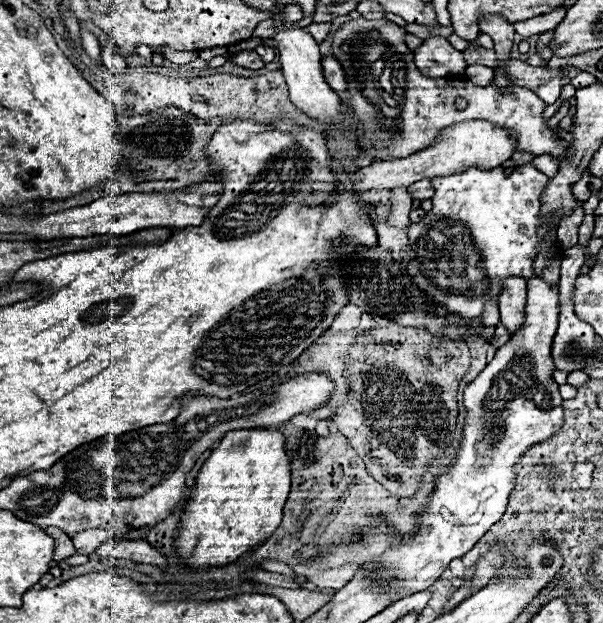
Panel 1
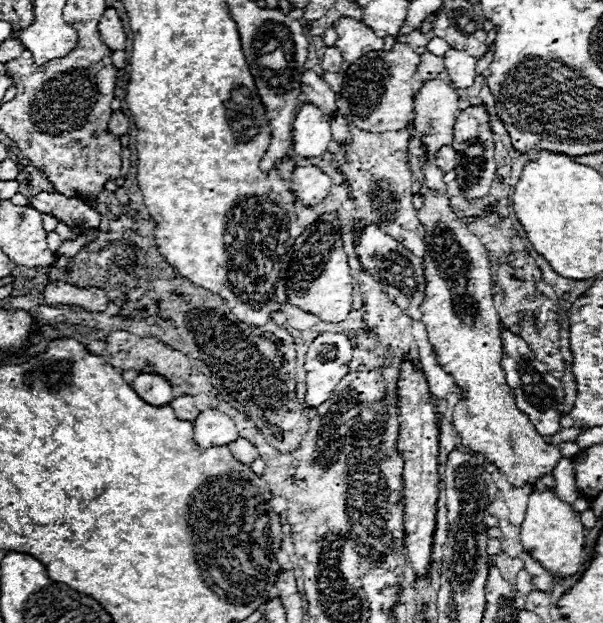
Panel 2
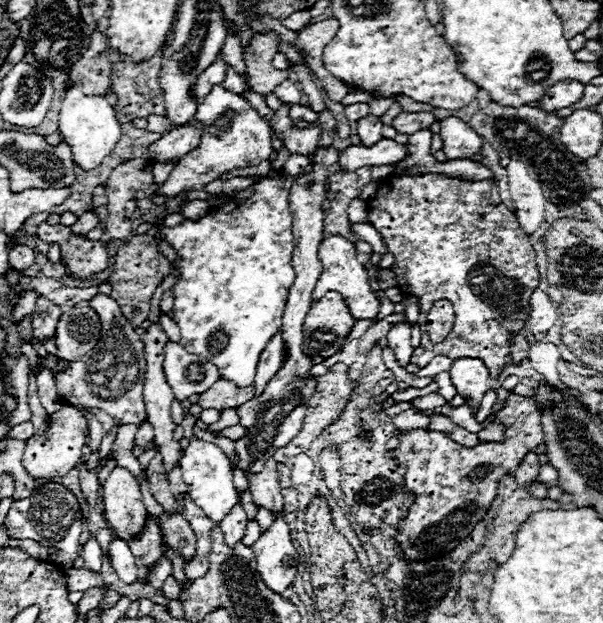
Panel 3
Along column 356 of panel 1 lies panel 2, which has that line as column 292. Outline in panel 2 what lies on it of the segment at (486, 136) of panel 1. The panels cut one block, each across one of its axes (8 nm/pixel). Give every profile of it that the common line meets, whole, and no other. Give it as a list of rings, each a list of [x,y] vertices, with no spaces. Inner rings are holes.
[[[296,166],[290,176],[290,190],[304,204],[318,204],[328,196],[330,176],[316,166]]]

